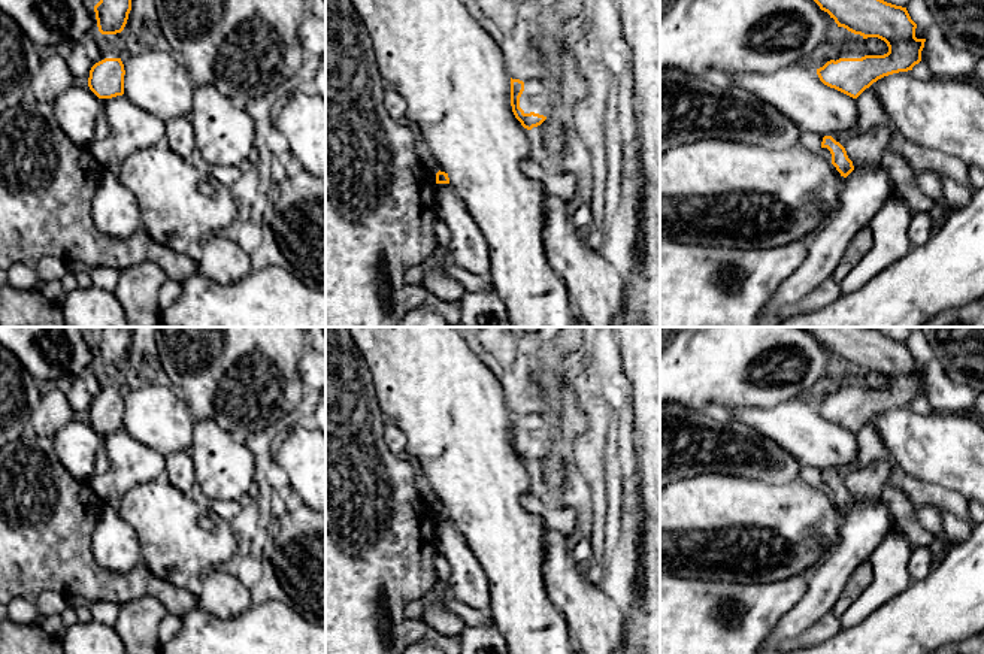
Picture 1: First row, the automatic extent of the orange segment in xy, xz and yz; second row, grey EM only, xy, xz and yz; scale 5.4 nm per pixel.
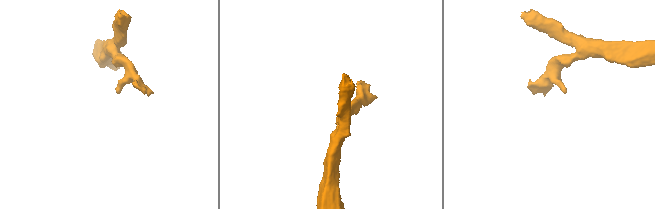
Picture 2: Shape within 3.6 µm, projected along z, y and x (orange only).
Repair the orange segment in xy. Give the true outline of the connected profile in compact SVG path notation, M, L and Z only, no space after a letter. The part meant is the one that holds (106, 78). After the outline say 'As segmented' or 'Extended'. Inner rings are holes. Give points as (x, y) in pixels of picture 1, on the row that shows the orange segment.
M105 58L91 67L88 87L99 99L122 96L124 75L121 58Z. As segmented

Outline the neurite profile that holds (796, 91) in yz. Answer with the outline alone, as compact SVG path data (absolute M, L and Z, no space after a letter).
M808 63L775 73L732 73L735 84L778 109L803 131L832 136L857 122L856 99L824 85Z

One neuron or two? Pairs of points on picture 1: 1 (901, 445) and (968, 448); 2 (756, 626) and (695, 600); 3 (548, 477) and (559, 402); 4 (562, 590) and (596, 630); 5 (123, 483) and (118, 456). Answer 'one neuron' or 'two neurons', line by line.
1: one neuron
2: one neuron
3: one neuron
4: one neuron
5: one neuron

